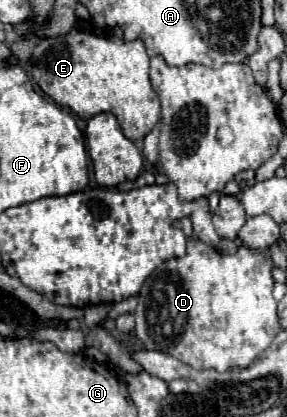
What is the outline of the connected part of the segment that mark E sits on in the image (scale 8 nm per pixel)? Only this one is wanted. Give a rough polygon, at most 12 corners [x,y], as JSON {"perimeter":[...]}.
{"perimeter":[[42,38],[32,76],[142,140],[160,120],[142,40]]}

